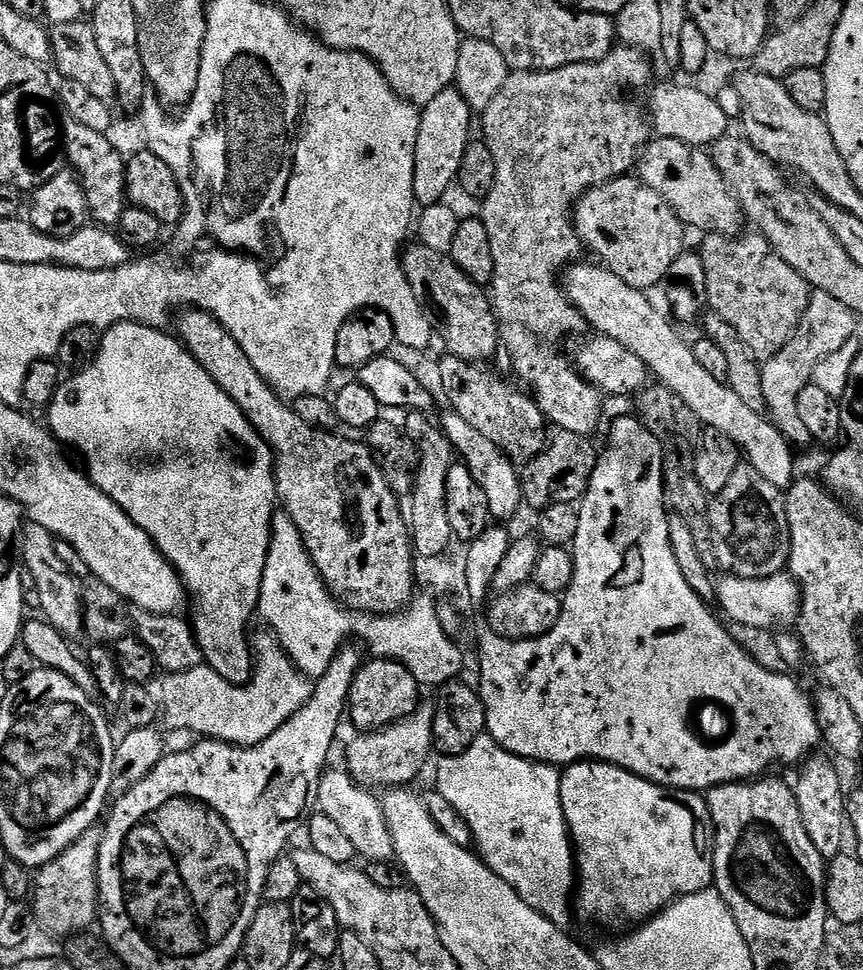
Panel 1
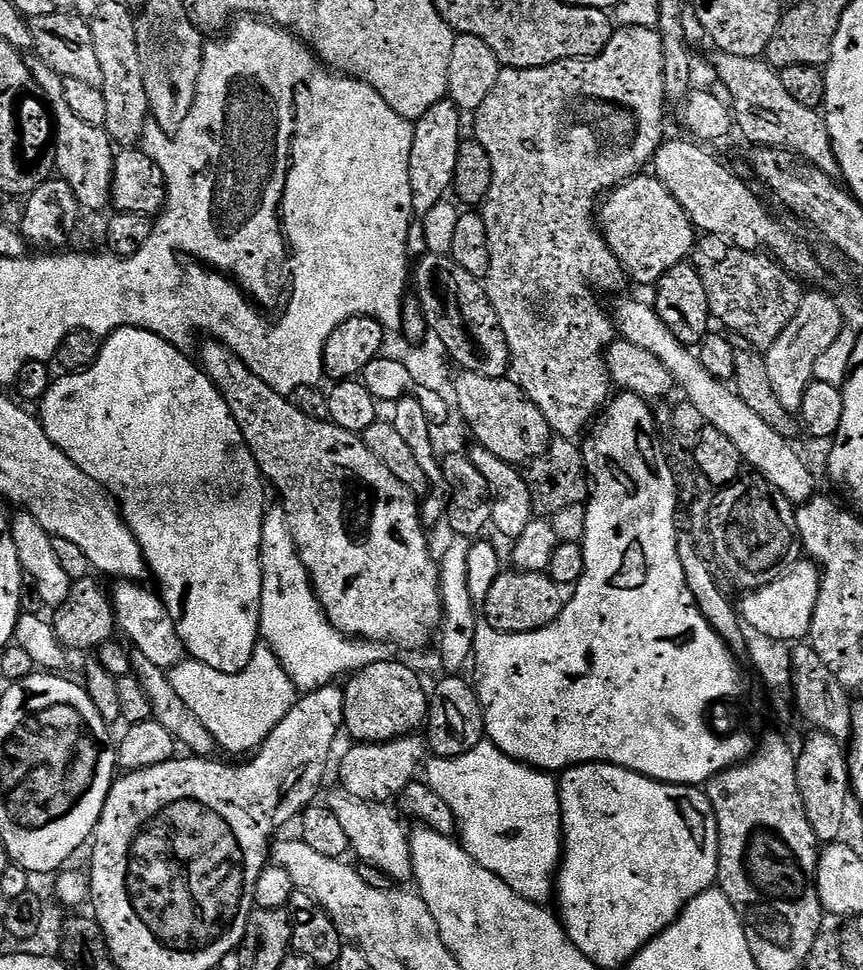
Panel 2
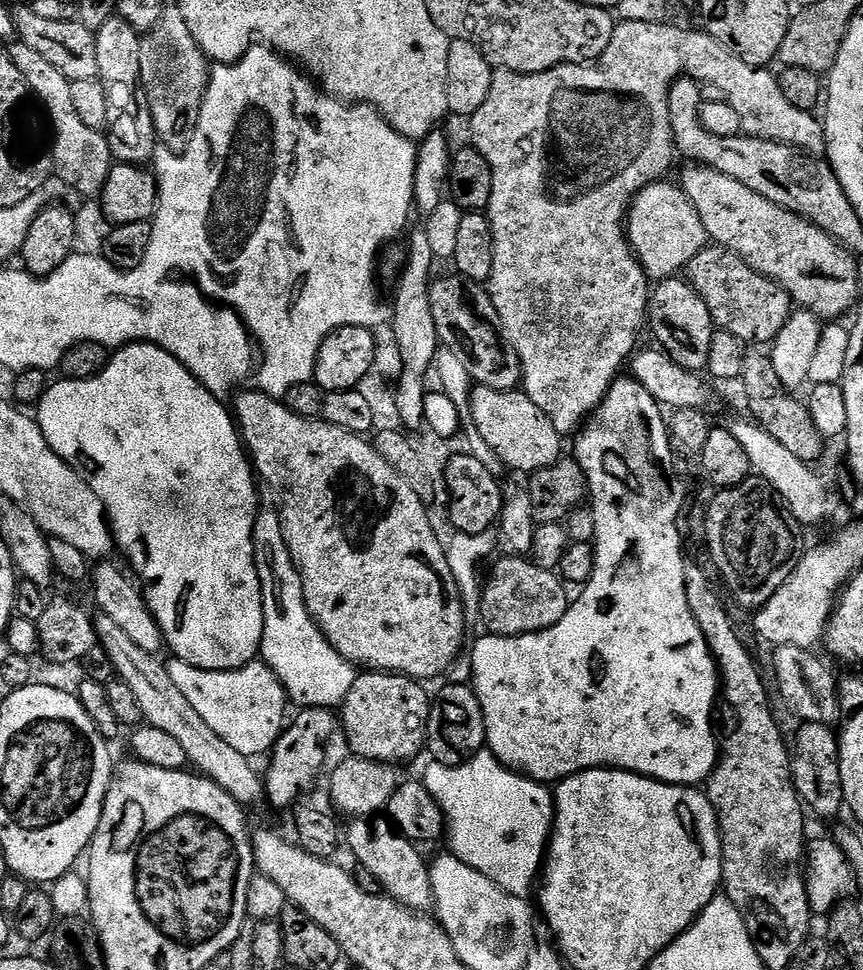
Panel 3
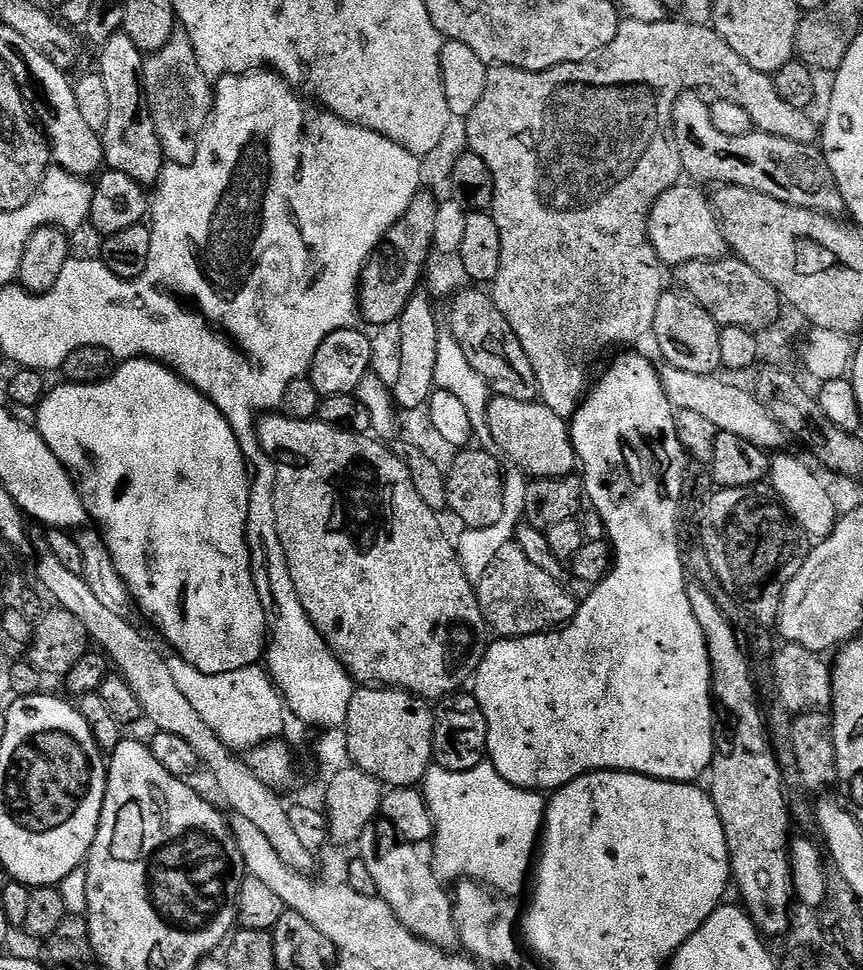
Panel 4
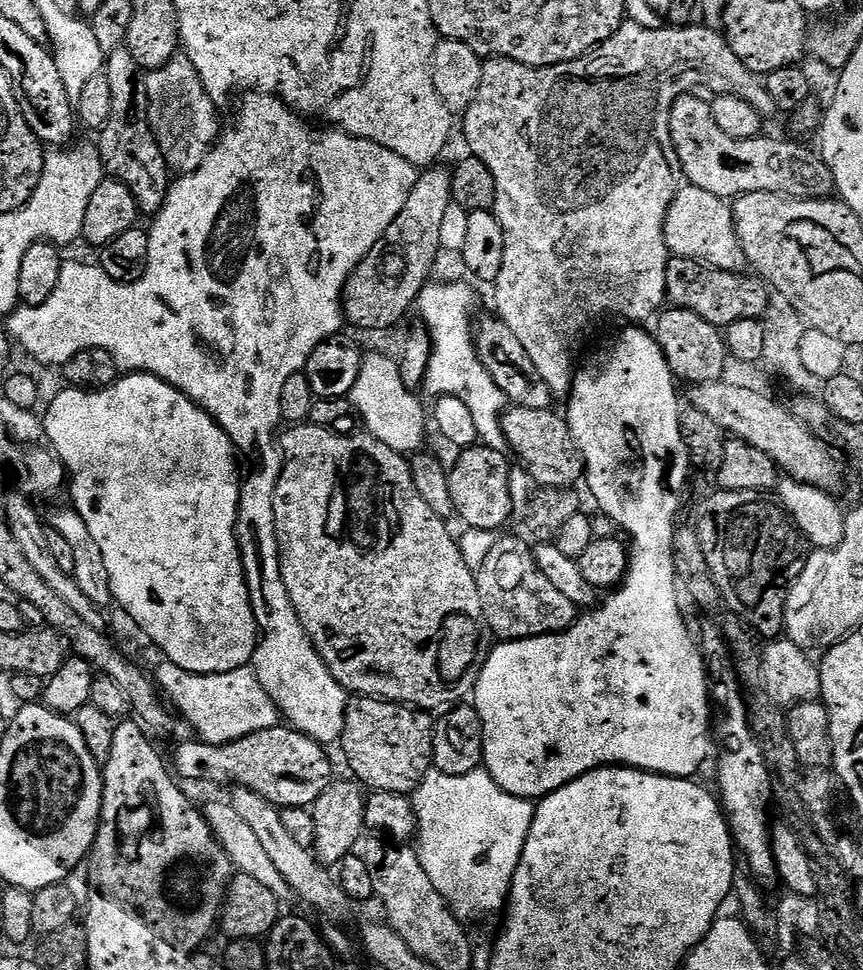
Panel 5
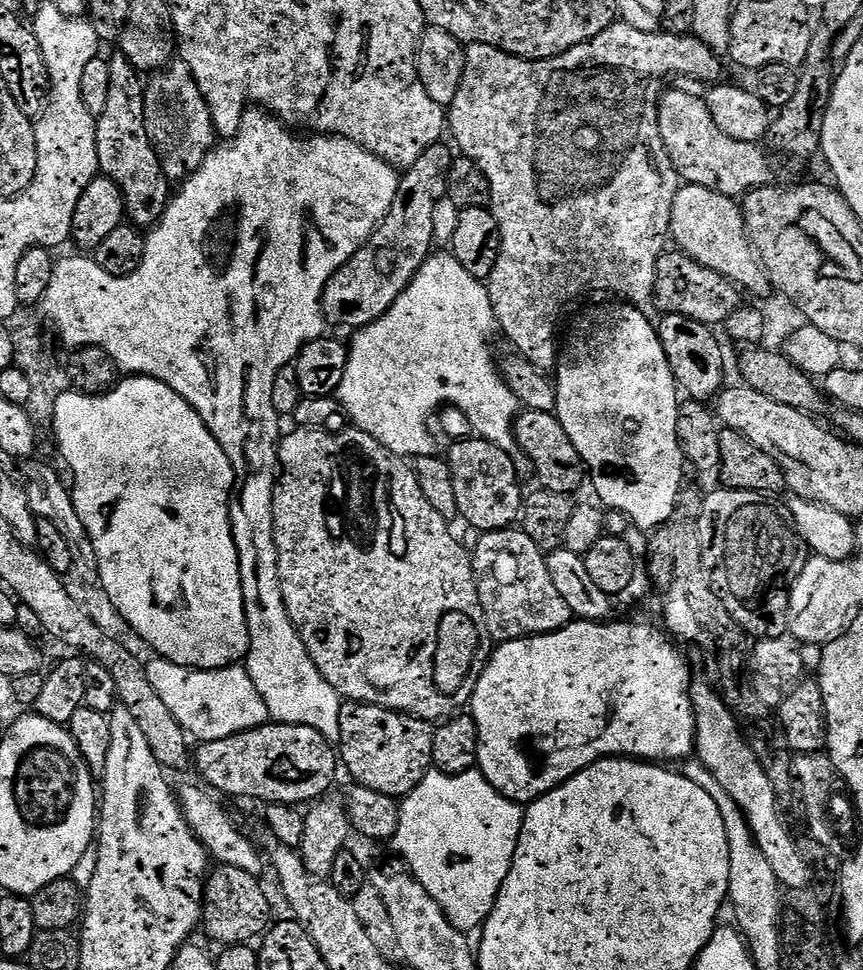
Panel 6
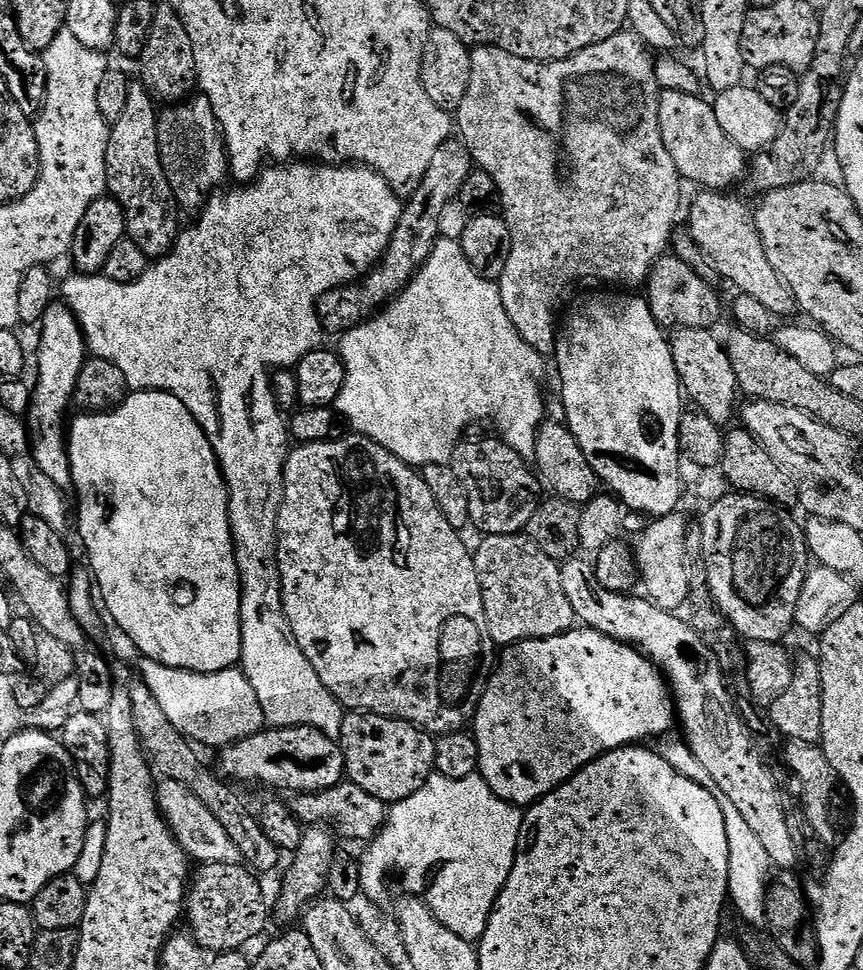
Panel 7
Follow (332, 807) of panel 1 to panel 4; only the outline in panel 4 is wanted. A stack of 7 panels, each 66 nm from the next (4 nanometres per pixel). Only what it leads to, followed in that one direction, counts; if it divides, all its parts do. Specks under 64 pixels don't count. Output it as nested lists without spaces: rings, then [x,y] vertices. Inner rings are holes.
[[[377,818],[366,830],[362,830],[358,841],[358,859],[366,864],[368,873],[374,878],[377,894],[386,901],[390,910],[415,936],[421,936],[427,944],[435,948],[452,950],[460,943],[456,923],[452,914],[452,899],[445,885],[436,877],[431,863],[419,847],[399,839],[389,820]]]

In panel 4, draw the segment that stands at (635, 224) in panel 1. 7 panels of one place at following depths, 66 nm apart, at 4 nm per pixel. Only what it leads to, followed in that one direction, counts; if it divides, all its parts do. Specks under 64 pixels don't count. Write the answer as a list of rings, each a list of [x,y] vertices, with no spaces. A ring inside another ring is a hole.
[[[681,182],[666,190],[666,194],[654,202],[648,215],[648,240],[664,266],[685,264],[691,260],[719,260],[729,251],[711,199],[696,188],[687,188],[686,184]]]

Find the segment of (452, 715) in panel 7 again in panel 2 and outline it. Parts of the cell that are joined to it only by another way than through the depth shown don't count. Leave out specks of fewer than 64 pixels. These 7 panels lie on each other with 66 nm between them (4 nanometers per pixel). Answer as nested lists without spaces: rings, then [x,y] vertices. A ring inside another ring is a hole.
[[[211,338],[203,342],[204,345],[199,345],[198,363],[222,394],[226,406],[230,406],[230,414],[234,414],[234,422],[238,422],[238,430],[242,430],[242,438],[246,438],[265,481],[280,491],[279,503],[288,519],[290,534],[328,621],[339,632],[353,638],[385,646],[409,644],[416,648],[412,650],[428,646],[423,644],[430,643],[432,635],[433,640],[437,635],[444,608],[440,596],[440,565],[437,557],[432,557],[417,497],[366,450],[357,433],[342,430],[328,420],[308,417],[289,397],[266,386],[231,348]]]

